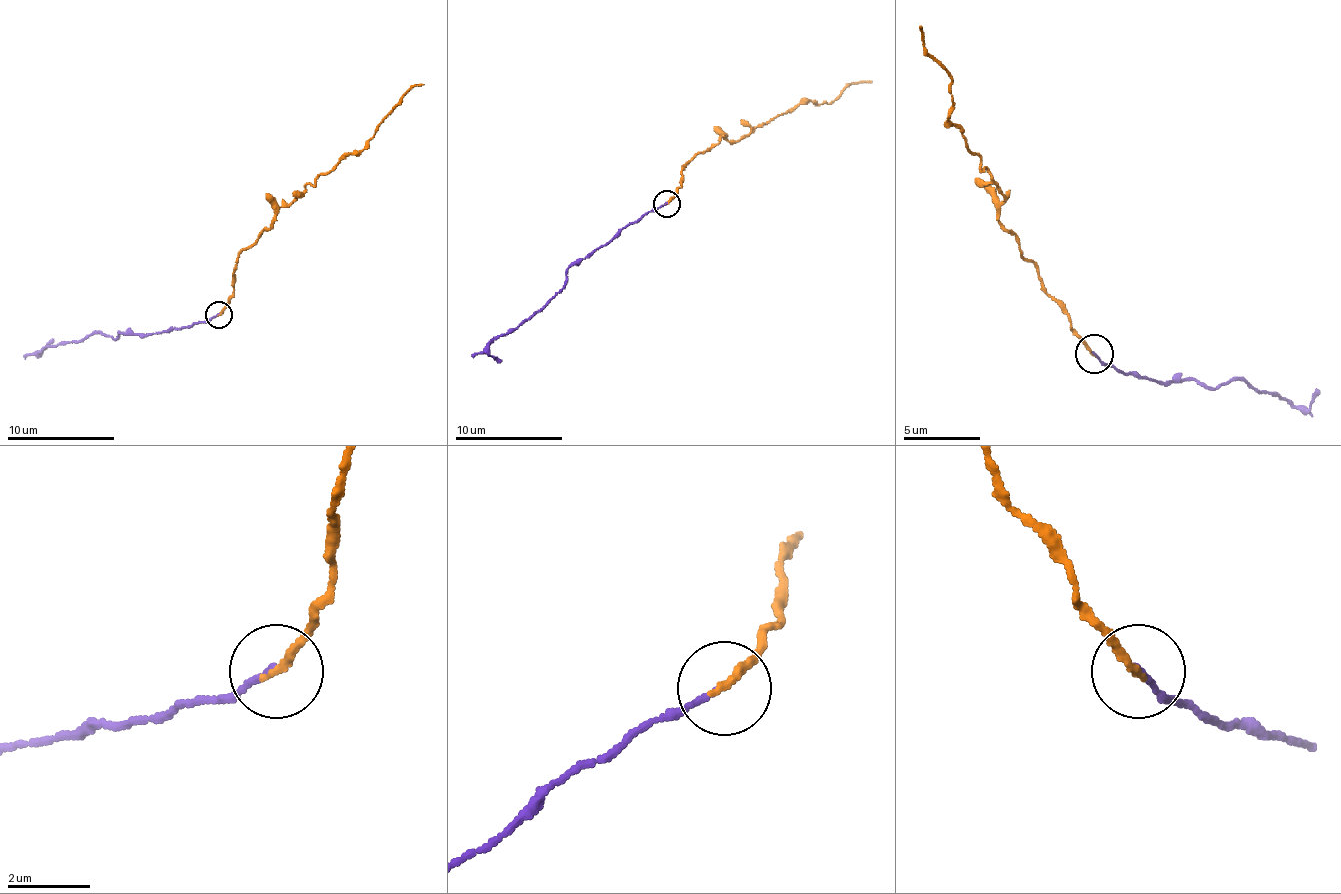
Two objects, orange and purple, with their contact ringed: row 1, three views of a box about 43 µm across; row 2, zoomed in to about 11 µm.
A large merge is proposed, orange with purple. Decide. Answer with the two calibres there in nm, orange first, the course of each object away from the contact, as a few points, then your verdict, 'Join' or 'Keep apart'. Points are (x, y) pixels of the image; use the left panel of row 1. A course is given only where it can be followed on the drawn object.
Thickness 220 nm (orange) against 110 nm. Course of orange: (218, 315), (234, 288), (237, 256), (272, 226), (275, 213), (307, 183), (361, 151), (385, 116), (423, 83). Course of purple: (218, 315), (156, 334), (118, 334), (113, 339), (92, 334), (48, 345), (40, 353), (54, 339). Keep apart

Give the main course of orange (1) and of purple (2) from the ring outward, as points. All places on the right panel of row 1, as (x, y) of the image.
1: (1095, 355), (1007, 228), (999, 209), (1003, 190), (949, 121), (949, 71), (922, 44), (919, 25)
2: (1095, 355), (1106, 366), (1152, 381), (1213, 389), (1244, 381), (1297, 408), (1317, 389)

